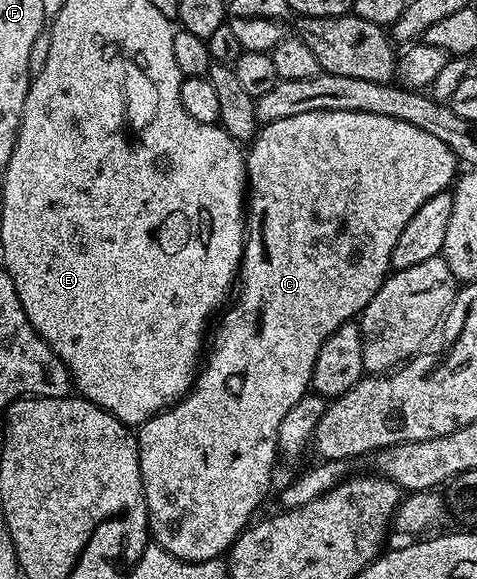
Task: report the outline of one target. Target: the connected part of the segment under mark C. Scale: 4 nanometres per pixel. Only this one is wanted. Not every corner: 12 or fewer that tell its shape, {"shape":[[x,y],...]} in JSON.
{"shape":[[308,111],[245,153],[235,300],[135,433],[156,545],[254,520],[319,347],[457,156]]}

